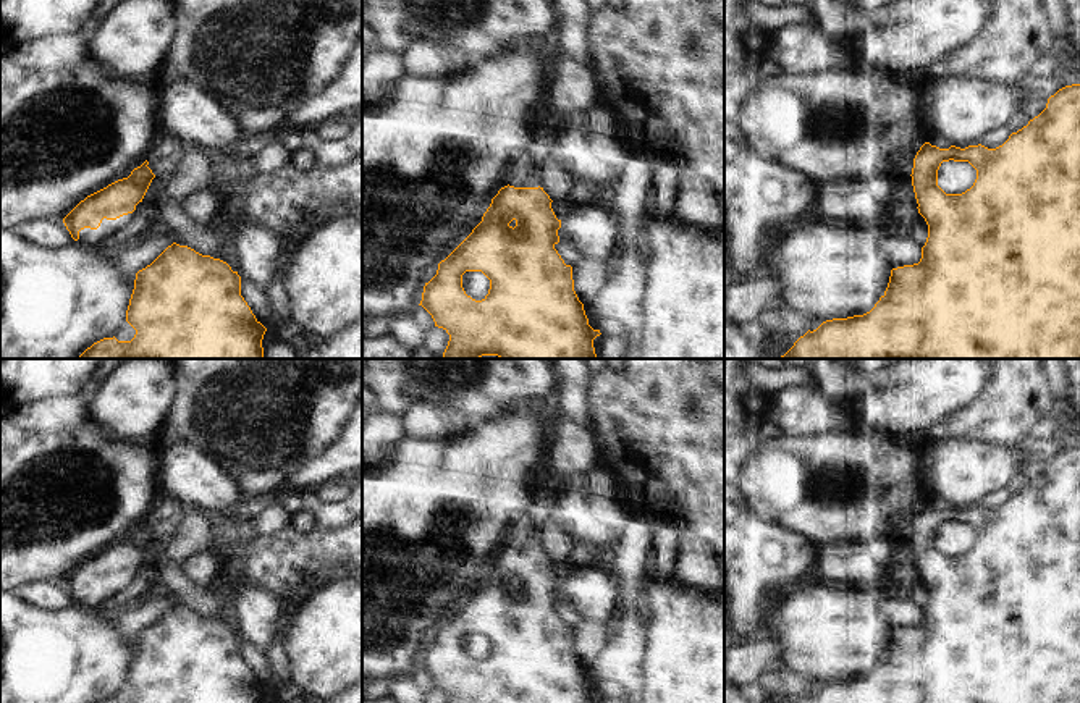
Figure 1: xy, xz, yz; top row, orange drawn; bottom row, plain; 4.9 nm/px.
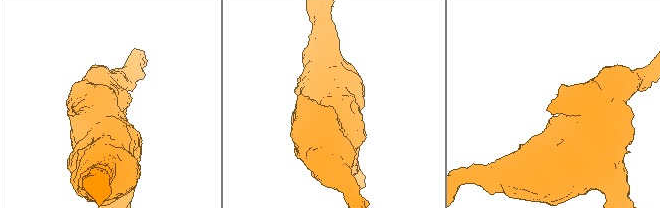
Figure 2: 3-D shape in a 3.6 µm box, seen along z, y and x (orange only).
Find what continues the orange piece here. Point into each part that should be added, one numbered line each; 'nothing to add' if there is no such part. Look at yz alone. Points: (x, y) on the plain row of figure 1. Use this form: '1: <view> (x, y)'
1: yz (902, 522)

